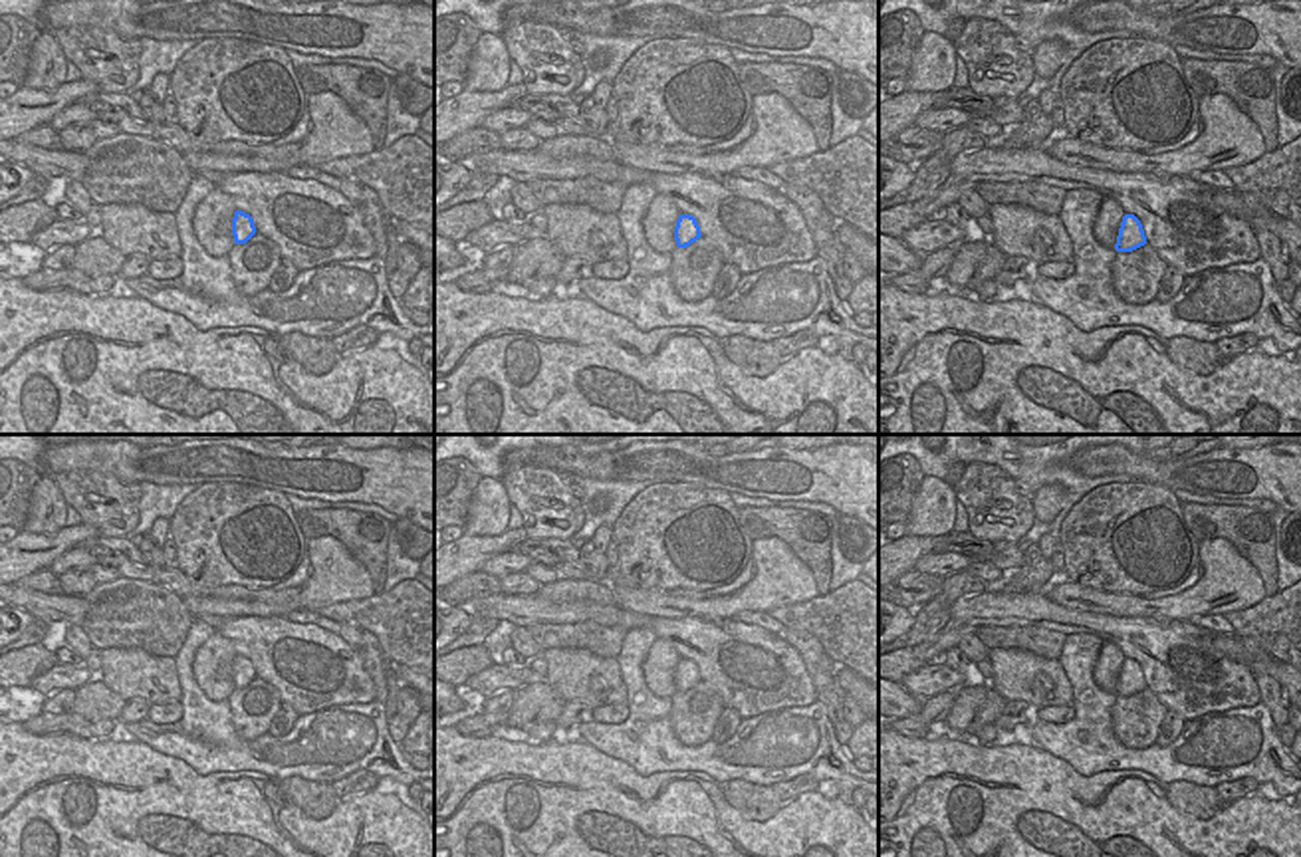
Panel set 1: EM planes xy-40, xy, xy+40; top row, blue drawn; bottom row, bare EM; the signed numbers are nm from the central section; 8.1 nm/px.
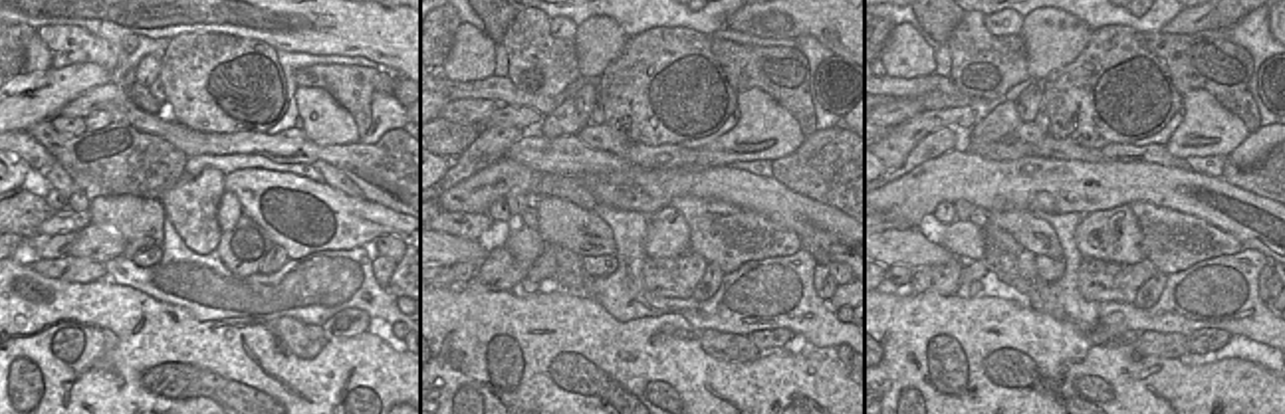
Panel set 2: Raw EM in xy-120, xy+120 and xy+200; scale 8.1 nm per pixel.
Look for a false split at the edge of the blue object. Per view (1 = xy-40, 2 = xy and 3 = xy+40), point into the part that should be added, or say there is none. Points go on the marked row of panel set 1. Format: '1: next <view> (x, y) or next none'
1: next none
2: next none
3: next none

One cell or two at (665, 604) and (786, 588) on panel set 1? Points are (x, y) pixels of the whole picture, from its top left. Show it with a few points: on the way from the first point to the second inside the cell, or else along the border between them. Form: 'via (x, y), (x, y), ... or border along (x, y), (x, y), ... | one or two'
via (695, 608), (726, 608), (756, 596) | one

